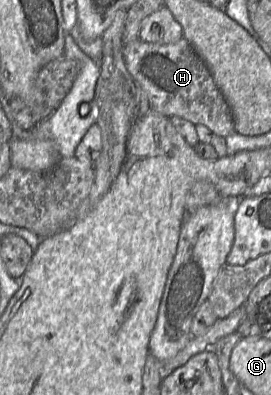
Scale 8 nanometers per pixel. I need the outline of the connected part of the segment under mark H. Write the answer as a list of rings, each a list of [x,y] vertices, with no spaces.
[[[183,37],[176,43],[159,45],[134,39],[124,46],[126,68],[148,97],[150,109],[166,116],[178,116],[194,125],[208,127],[212,134],[226,138],[233,132],[231,110],[211,73]]]

